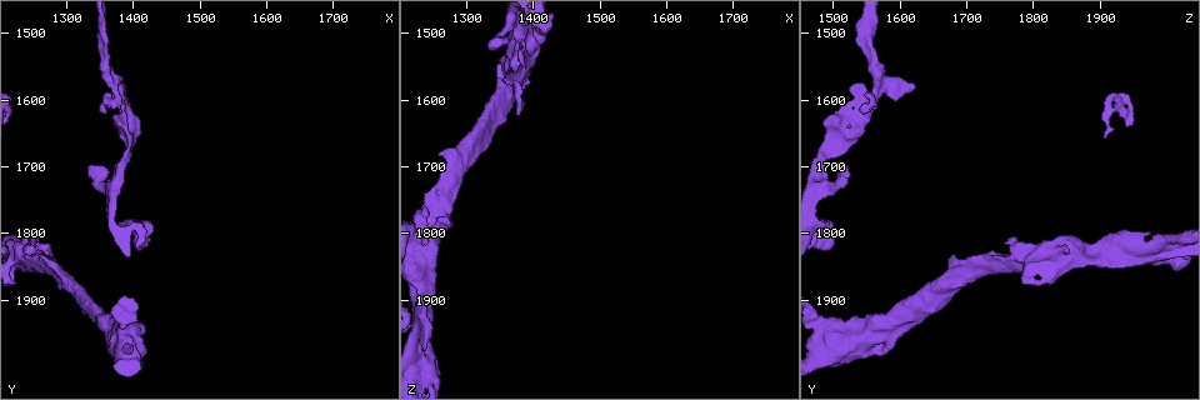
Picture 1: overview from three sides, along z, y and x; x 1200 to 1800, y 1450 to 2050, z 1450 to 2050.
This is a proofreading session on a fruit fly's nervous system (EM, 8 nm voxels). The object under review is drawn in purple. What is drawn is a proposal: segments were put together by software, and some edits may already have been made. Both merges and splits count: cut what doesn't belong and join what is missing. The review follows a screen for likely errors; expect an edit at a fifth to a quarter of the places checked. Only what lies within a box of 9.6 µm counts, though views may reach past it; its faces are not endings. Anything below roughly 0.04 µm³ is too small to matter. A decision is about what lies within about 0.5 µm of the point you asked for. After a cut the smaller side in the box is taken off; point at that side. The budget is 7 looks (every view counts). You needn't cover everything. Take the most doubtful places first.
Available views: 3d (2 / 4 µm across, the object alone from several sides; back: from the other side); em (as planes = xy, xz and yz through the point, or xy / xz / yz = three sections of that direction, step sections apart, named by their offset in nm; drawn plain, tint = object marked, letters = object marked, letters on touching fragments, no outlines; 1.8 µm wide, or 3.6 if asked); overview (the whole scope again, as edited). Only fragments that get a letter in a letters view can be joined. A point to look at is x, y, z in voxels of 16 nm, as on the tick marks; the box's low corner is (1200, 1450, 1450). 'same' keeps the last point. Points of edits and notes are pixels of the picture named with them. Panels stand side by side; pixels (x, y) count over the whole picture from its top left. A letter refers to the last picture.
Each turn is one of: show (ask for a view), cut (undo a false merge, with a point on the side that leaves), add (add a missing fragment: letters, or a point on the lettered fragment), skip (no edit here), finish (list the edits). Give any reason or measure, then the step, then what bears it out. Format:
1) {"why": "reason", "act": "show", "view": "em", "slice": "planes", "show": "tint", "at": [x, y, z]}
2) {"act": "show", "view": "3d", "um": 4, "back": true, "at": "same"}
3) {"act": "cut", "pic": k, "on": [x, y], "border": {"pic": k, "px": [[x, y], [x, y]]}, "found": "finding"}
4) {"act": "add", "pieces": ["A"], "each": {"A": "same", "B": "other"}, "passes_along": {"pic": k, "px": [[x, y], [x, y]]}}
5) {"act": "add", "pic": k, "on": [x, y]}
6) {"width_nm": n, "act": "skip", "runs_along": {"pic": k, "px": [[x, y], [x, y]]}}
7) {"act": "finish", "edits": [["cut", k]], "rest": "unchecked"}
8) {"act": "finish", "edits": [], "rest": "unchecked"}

{"why": "branch stops here", "act": "show", "view": "3d", "um": 4, "at": [1385, 1620, 1505]}

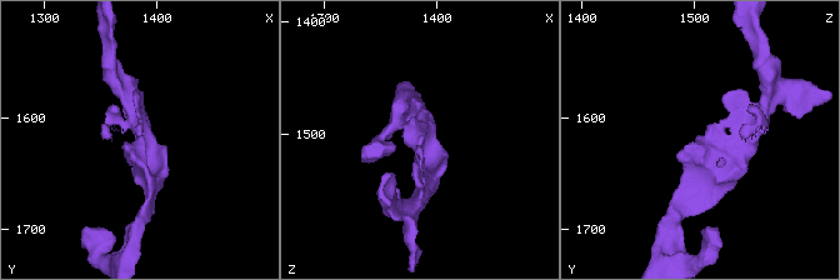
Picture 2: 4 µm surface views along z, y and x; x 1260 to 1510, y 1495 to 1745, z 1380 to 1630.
{"why": "shape alone is not enough", "act": "show", "view": "em", "slice": "planes", "show": "letters", "at": [1386, 1620, 1510]}

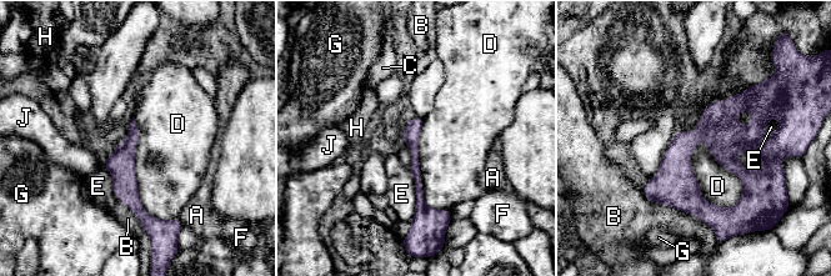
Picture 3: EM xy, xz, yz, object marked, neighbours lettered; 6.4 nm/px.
{"width_nm": 110, "act": "skip", "each": {"A": "other", "B": "other", "C": "other", "D": "other", "E": "other", "F": "other", "G": "other", "H": "other", "J": "other"}, "runs_along": {"pic": 3, "px": [[771, 146], [696, 136], [646, 192]]}, "found": "no lettered fragment goes on from it"}

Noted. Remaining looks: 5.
{"why": "calibre changes", "act": "show", "view": "em", "slice": "planes", "show": "letters", "at": [1240, 1825, 1990]}

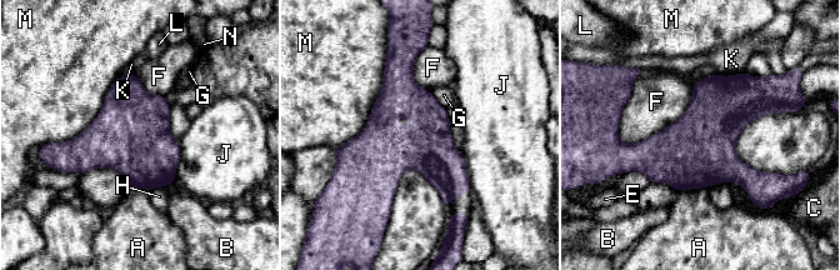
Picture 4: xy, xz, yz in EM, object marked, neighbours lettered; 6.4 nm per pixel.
{"act": "skip", "each": {"A": "other", "B": "other", "C": "other", "E": "other", "F": "other", "G": "other", "H": "other", "J": "other", "K": "other", "L": "other", "M": "other", "N": "other"}, "border": {"pic": 4, "px": [[711, 71], [675, 121], [619, 140]]}, "found": "continuous, no second neuron"}

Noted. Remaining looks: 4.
{"act": "show", "view": "em", "slice": "yz", "step": 16, "show": "letters", "at": [1410, 1830, 1495]}

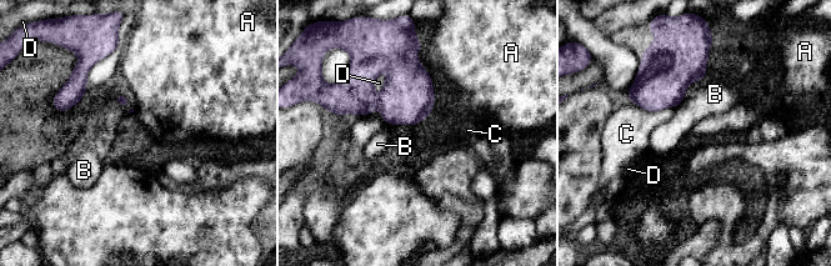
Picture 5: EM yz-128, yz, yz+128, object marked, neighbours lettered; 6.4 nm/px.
{"act": "show", "view": "em", "slice": "planes", "show": "letters", "at": "same"}

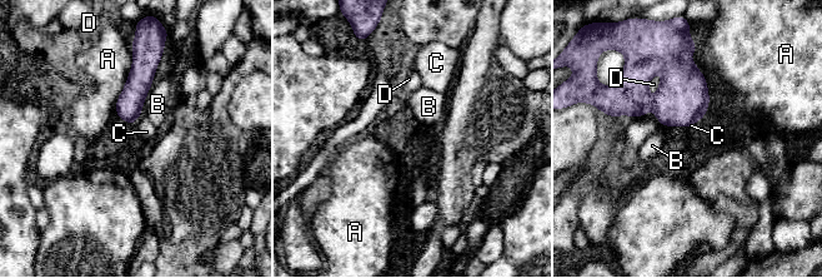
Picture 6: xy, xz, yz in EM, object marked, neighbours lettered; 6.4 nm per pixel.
{"act": "skip", "each": {"A": "other", "B": "other", "C": "other", "D": "other"}, "border": {"pic": 6, "px": [[143, 112], [133, 124]]}, "found": "none of them fits"}

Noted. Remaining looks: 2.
{"act": "finish", "edits": [], "rest": "unchecked"}

